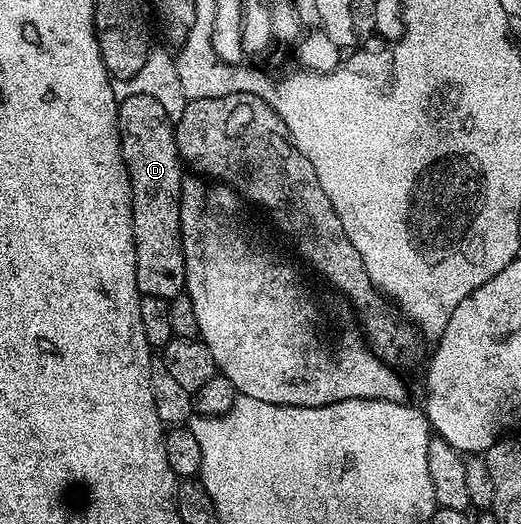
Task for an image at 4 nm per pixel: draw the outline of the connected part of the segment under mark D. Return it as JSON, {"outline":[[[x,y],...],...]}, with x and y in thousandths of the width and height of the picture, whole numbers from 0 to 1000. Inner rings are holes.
{"outline":[[[244,183],[230,189],[225,206],[225,242],[232,254],[232,296],[248,330],[248,357],[255,368],[255,464],[263,498],[263,552],[276,565],[342,569],[355,550],[355,490],[347,471],[344,420],[351,311],[340,292],[336,235],[324,227],[305,191],[290,183]]]}

